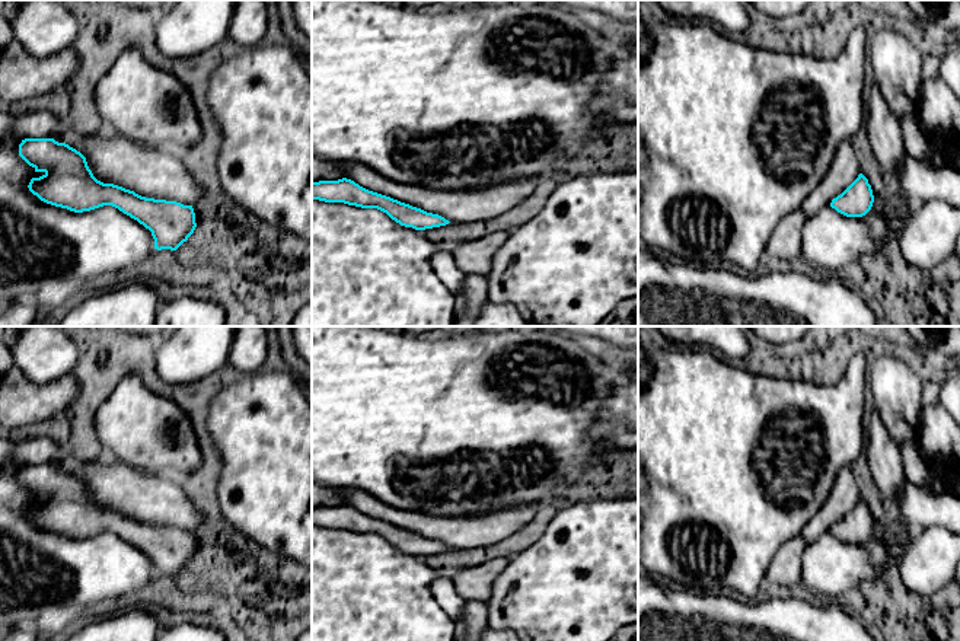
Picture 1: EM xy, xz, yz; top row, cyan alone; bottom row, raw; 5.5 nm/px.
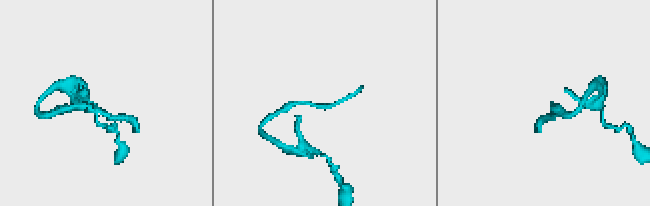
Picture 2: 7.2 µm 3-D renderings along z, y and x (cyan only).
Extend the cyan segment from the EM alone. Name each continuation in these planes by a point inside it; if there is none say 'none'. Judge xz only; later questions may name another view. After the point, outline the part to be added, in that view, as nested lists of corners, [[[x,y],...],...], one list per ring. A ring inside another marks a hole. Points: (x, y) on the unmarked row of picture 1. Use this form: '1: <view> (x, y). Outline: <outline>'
1: xz (477, 531). Outline: [[[353,488],[339,489],[347,506],[360,513],[401,529],[438,540],[449,548],[472,549],[492,546],[522,530],[543,503],[504,508],[498,513],[471,514],[450,519],[446,516],[406,513],[387,506],[373,495]]]

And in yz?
1: yz (844, 497). Outline: [[[845,466],[839,471],[833,482],[830,497],[801,530],[801,536],[807,543],[817,540],[820,536],[830,532],[832,526],[841,522],[859,500],[861,495],[851,466]]]

